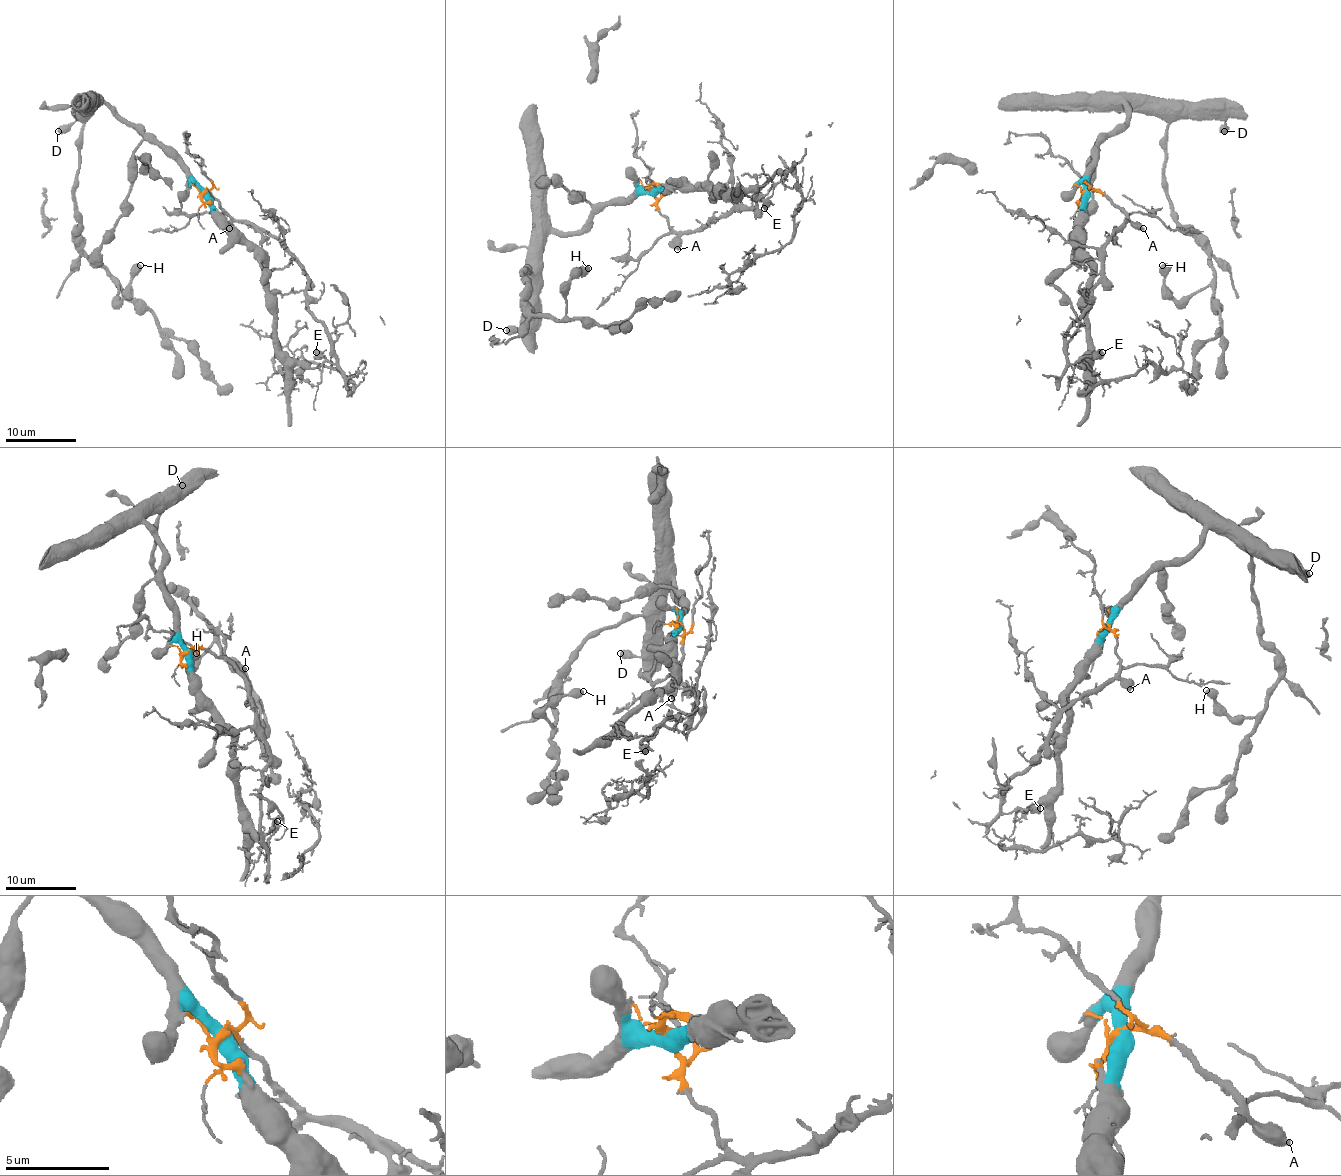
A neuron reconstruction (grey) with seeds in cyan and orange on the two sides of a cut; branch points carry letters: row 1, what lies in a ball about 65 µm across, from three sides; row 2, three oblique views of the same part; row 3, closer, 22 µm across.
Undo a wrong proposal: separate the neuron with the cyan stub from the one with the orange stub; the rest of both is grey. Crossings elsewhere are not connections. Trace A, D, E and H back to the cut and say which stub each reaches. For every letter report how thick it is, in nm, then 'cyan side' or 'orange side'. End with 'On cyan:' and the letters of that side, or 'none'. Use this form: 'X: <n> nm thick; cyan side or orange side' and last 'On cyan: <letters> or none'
A: 600 nm thick; orange side
D: 600 nm thick; cyan side
E: 650 nm thick; orange side
H: 650 nm thick; cyan side
On cyan: D, H

